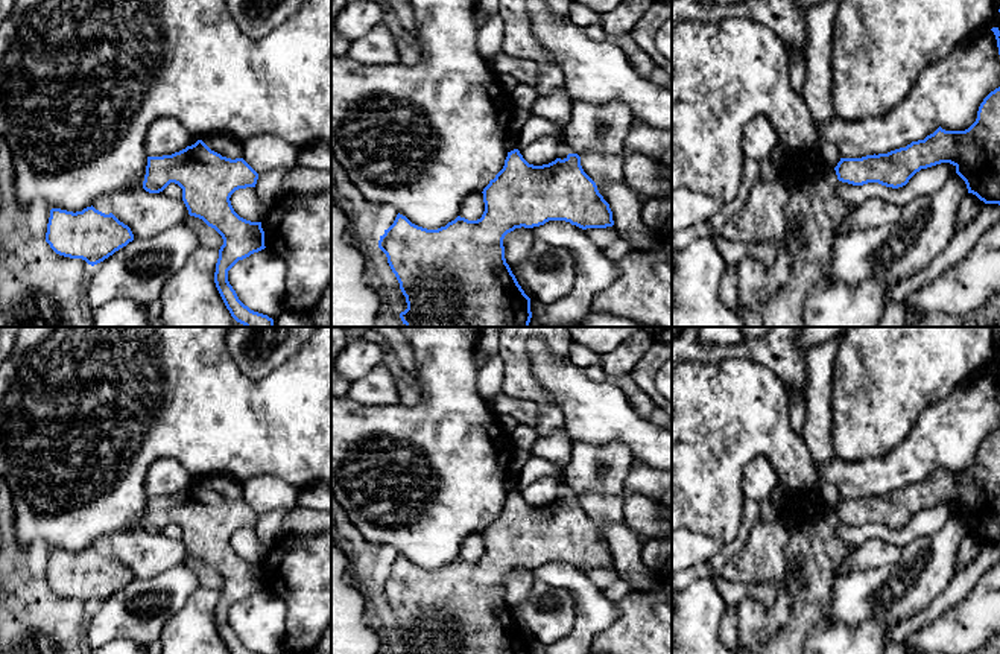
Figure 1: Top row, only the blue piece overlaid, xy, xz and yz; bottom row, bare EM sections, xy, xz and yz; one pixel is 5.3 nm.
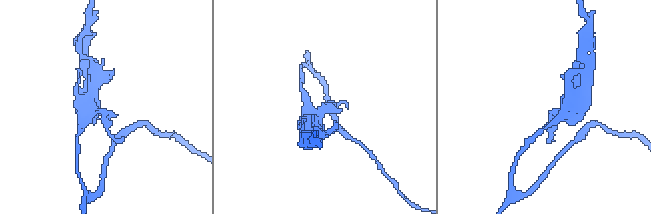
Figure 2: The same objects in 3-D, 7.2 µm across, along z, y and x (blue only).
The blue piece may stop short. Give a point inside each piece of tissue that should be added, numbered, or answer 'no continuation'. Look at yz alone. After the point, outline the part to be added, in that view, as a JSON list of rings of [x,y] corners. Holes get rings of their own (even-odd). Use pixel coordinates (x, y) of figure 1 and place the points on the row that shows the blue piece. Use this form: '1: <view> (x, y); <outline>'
no continuation

